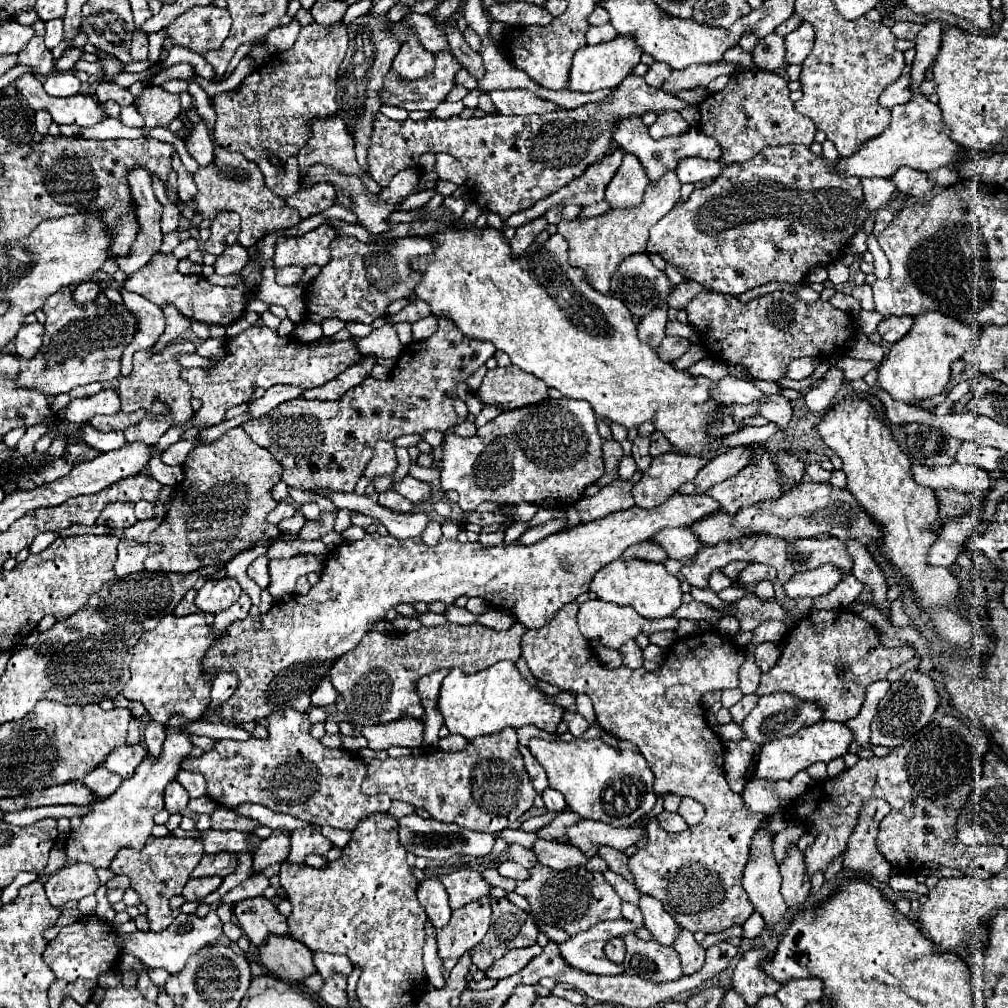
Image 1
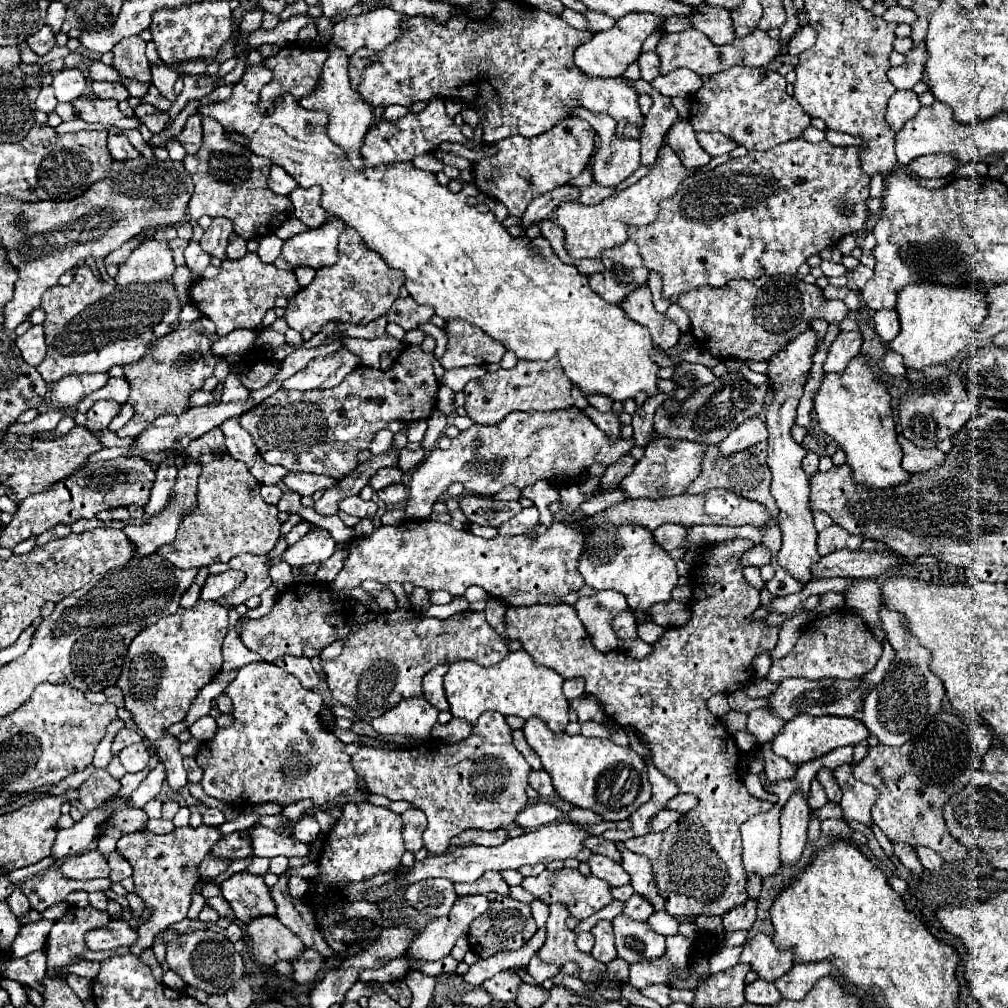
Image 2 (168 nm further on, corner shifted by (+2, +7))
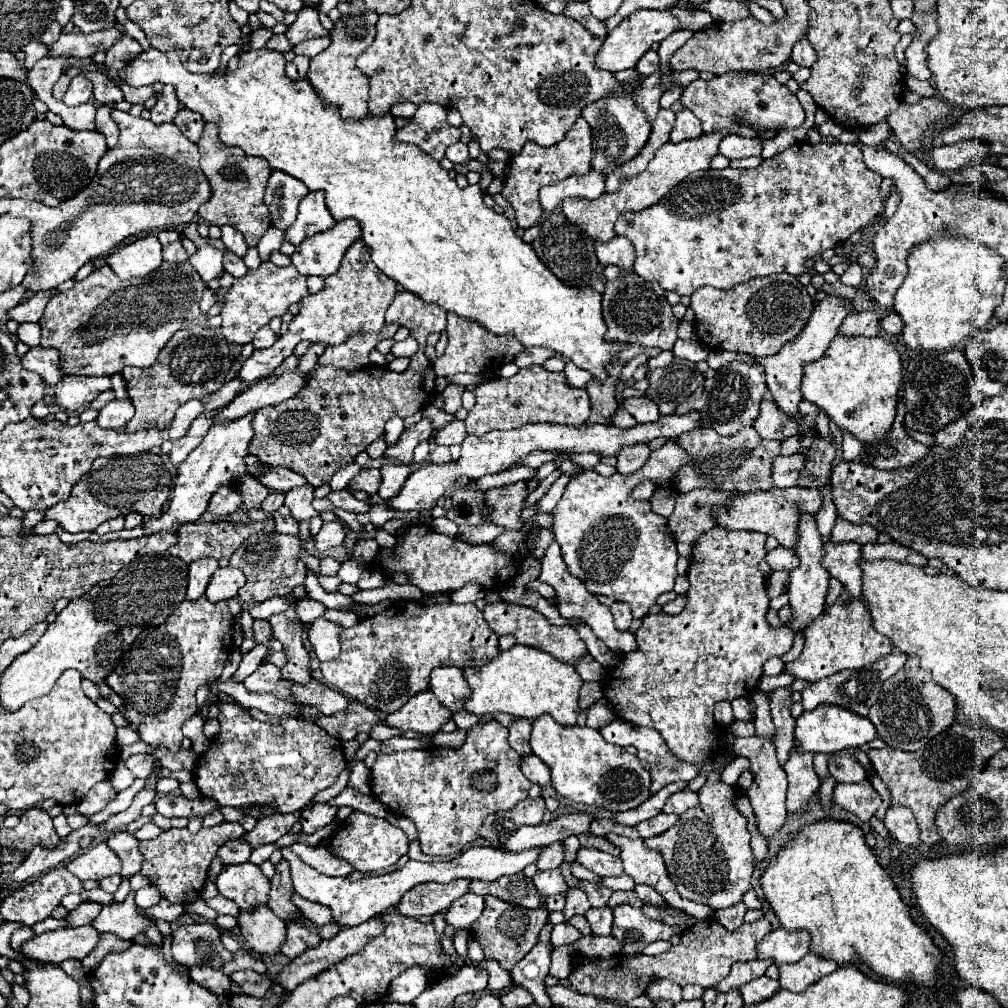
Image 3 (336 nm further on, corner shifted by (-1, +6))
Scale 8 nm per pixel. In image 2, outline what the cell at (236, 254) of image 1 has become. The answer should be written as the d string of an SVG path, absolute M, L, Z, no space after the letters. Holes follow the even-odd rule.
M231 234L229 238L229 246L227 246L227 258L229 260L239 260L247 254L247 248L245 248L245 240L239 238L237 234Z

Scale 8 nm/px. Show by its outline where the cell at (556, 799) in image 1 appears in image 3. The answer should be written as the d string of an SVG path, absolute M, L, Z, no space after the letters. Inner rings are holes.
M534 753L528 757L520 759L520 769L526 775L526 779L530 779L532 783L546 787L550 785L550 769L544 765L544 761L540 761L540 757L536 757Z

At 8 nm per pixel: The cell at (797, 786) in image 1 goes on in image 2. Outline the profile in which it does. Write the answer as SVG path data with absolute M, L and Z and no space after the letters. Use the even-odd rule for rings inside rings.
M769 742L761 746L761 752L763 752L763 756L765 756L765 770L763 770L763 772L765 772L765 782L767 782L767 784L793 778L795 772L799 770L797 764L789 764L785 758L775 756Z

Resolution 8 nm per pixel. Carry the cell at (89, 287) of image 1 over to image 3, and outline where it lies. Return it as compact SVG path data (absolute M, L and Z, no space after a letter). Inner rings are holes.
M98 105L96 131L100 131L106 137L108 147L114 147L118 141L118 129L116 129L116 123L112 121L110 113L112 113L112 105Z

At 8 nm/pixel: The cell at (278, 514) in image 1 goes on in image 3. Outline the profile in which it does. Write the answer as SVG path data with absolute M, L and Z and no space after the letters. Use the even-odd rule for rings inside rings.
M300 485L296 489L290 489L286 493L286 507L292 511L292 517L296 521L304 521L304 519L312 519L318 513L312 509L312 495L314 495L314 487L312 485Z

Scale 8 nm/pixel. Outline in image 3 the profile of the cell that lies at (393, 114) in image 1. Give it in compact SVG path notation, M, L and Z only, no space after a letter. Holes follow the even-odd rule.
M150 47L128 61L120 77L132 87L154 85L156 81L172 85L178 101L186 109L218 125L218 135L224 145L240 147L252 157L264 157L272 169L300 179L310 191L326 191L325 202L332 209L332 217L336 221L344 217L358 219L362 241L372 249L376 267L396 283L402 283L410 293L428 303L438 303L444 311L454 311L460 317L478 321L490 333L514 333L524 347L536 345L562 353L580 369L590 371L594 379L606 381L604 365L616 361L624 345L604 341L606 323L600 311L602 295L598 291L592 287L568 287L558 281L554 273L548 273L534 249L514 233L510 221L484 205L480 185L460 189L436 159L428 157L416 145L398 143L394 139L396 123L390 113L384 117L368 115L362 121L342 117L336 105L324 105L324 101L316 97L308 79L292 81L286 77L284 67L286 59L280 51L250 47L240 53L238 67L232 73L190 73L176 51L162 53Z

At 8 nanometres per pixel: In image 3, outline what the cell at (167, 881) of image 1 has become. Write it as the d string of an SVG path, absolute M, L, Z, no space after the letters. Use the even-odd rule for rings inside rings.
M220 823L210 829L200 829L196 835L192 835L188 829L170 829L160 833L152 841L140 841L140 851L144 853L144 865L142 865L142 875L146 875L152 885L156 885L162 893L164 899L170 903L190 903L196 897L200 897L202 887L208 879L208 865L216 857L220 845L240 839L244 835L244 827L240 823Z

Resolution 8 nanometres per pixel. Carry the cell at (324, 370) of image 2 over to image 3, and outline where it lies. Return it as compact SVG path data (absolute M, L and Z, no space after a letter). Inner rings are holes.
M386 323L384 329L380 329L380 333L356 333L340 345L326 347L324 355L318 359L318 365L322 365L322 367L336 365L336 367L342 367L342 369L348 369L348 371L366 367L366 365L370 365L368 351L372 347L376 347L378 341L392 339L394 333L398 331L398 327L400 325L396 325L396 323Z

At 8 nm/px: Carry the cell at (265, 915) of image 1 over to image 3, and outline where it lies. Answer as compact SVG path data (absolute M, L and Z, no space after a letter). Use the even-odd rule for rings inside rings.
M254 863L226 865L216 877L216 885L220 895L238 903L242 911L264 905L270 893L270 879Z

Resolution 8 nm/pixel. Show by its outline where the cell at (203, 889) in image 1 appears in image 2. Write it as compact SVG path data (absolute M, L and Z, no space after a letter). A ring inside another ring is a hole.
M205 856L205 860L199 864L197 872L199 872L199 878L205 882L205 880L211 880L211 878L217 878L221 872L225 872L229 868L229 860L223 860L223 858L215 858L215 856Z

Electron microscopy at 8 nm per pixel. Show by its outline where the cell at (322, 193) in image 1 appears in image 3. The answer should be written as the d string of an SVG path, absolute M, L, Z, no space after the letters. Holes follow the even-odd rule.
M314 191L300 201L298 219L284 231L284 241L298 247L306 237L332 229L334 225L336 219L330 215L324 203L324 191Z

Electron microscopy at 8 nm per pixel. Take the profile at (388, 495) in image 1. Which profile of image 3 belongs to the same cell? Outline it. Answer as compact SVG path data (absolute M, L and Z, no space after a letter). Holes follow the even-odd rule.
M388 461L380 467L380 473L382 473L382 483L380 483L378 495L380 495L380 499L386 501L402 489L402 485L408 479L408 475L412 473L412 469L400 461L396 461L396 463Z

